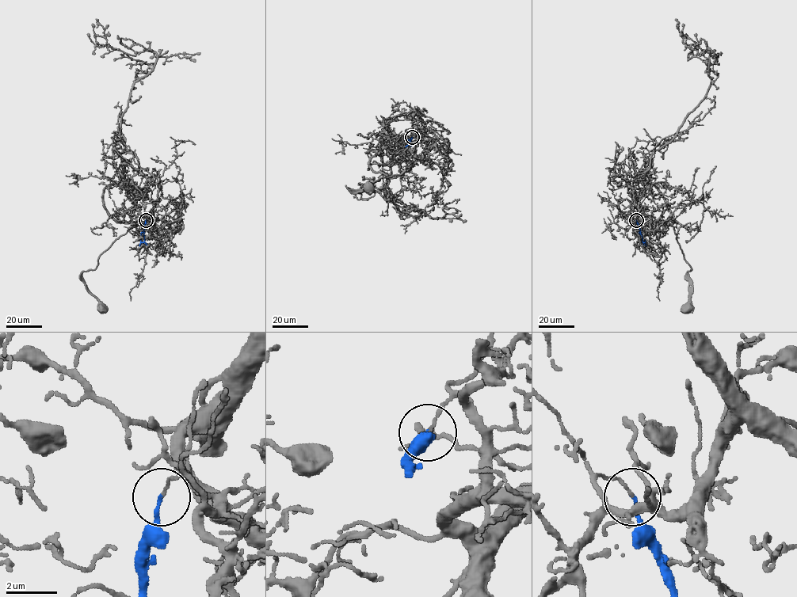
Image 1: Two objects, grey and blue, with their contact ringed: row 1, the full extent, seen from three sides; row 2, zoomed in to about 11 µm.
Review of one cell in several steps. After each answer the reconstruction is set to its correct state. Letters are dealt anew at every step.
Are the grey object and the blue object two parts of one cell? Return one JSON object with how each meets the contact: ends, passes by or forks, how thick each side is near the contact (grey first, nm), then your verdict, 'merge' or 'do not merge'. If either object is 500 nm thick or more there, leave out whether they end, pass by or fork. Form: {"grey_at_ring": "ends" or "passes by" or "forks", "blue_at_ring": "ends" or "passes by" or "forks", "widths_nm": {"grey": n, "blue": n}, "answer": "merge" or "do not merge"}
{"grey_at_ring": "ends", "blue_at_ring": "ends", "widths_nm": {"grey": 80, "blue": 120}, "answer": "do not merge"}

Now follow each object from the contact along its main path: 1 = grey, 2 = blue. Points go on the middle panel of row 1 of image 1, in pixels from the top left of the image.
1: (412, 137), (415, 136), (413, 158), (401, 173), (366, 184), (361, 192), (348, 189), (364, 190), (367, 187)
2: (412, 137), (410, 143), (405, 147)

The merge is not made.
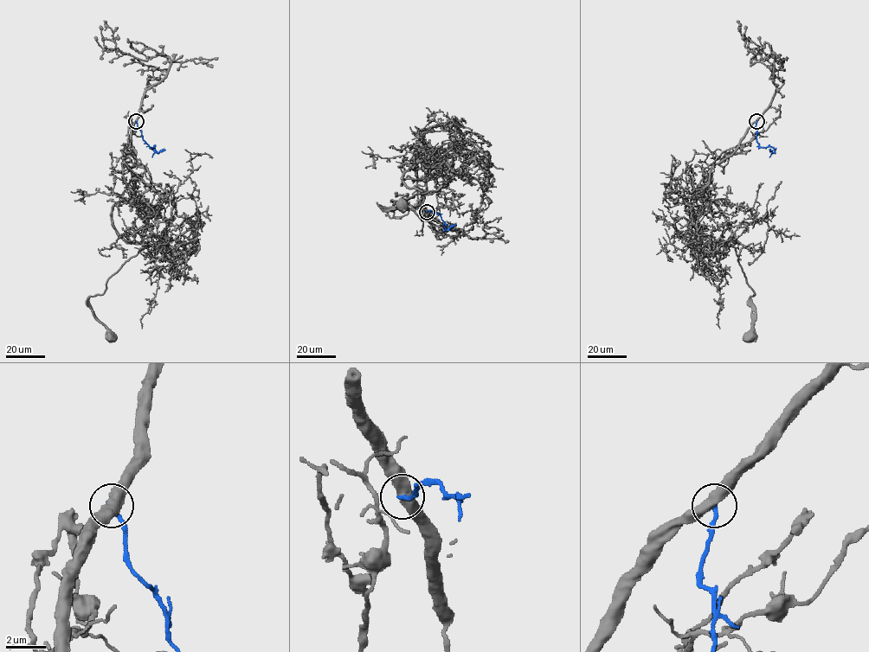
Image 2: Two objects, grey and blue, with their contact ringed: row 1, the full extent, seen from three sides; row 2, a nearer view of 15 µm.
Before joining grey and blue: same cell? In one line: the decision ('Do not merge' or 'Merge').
Do not merge

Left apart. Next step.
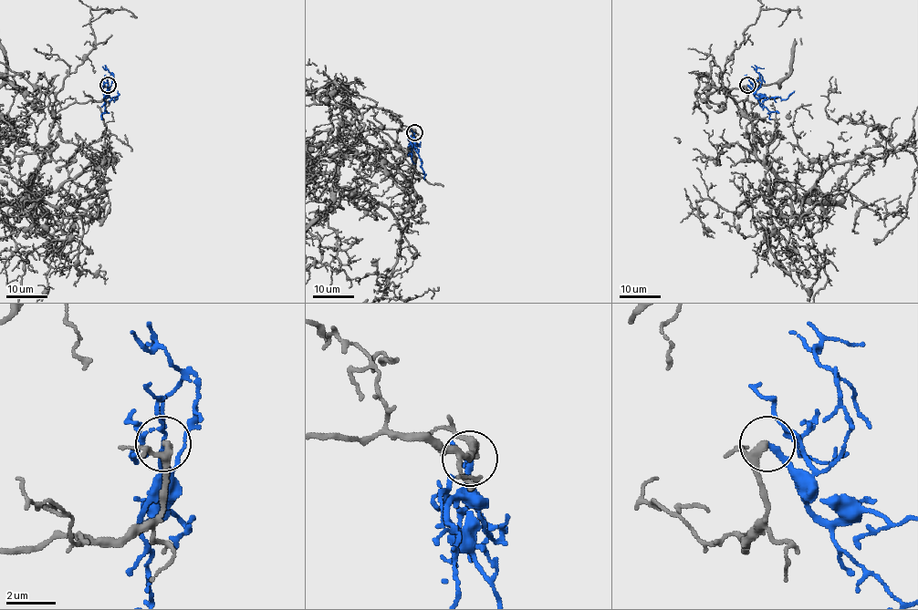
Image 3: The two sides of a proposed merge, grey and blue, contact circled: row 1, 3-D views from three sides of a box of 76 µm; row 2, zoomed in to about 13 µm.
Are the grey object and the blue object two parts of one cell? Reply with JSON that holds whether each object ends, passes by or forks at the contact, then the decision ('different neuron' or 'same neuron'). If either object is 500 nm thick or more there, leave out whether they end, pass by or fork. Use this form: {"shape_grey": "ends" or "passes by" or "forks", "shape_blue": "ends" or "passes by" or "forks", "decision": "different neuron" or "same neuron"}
{"shape_grey": "passes by", "shape_blue": "ends", "decision": "same neuron"}

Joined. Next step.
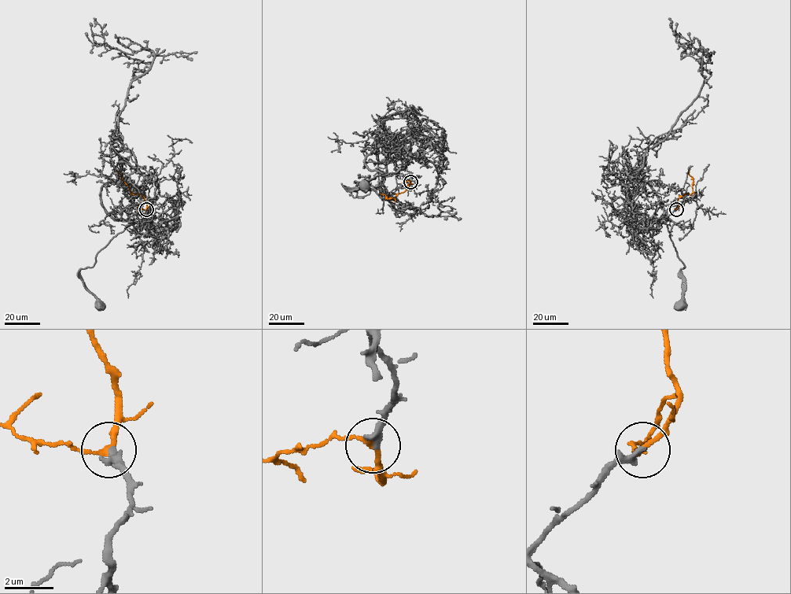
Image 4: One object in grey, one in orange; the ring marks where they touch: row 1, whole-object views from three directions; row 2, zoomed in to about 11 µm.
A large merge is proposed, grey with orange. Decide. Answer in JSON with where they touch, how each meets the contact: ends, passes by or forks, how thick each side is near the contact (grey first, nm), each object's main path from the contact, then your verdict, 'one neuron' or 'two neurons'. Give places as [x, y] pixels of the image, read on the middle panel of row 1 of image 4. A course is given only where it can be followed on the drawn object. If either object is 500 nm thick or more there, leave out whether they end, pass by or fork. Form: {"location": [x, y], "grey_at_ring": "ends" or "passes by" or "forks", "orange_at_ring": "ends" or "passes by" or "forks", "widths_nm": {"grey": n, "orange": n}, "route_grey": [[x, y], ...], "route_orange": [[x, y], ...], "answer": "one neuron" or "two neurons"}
{"location": [410, 182], "grey_at_ring": "ends", "orange_at_ring": "passes by", "widths_nm": {"grey": 300, "orange": 180}, "route_grey": [[410, 182], [412, 175], [405, 165], [396, 171], [362, 182], [357, 190], [343, 187], [359, 188], [362, 185]], "route_orange": [[410, 182], [408, 187], [395, 198], [387, 199], [380, 193]], "answer": "one neuron"}

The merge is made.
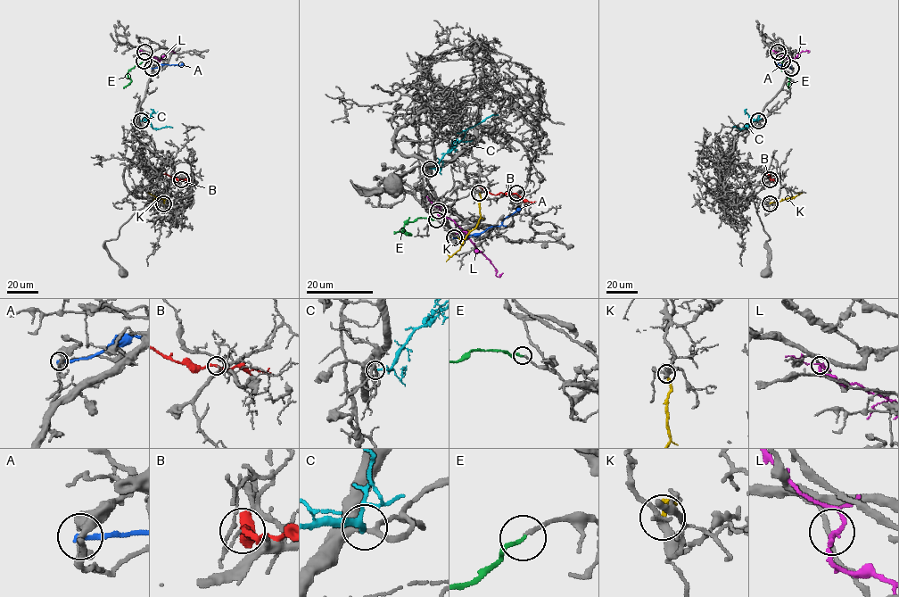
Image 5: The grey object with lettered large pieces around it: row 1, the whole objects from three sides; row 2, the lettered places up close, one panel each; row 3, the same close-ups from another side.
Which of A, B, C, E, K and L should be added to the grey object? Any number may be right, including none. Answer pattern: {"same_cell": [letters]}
{"same_cell": ["E"]}

